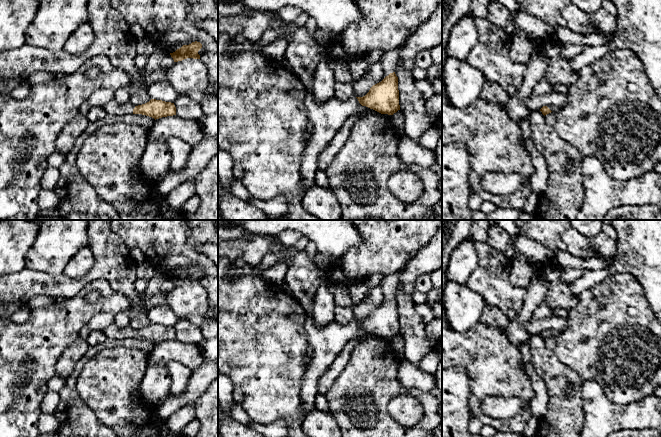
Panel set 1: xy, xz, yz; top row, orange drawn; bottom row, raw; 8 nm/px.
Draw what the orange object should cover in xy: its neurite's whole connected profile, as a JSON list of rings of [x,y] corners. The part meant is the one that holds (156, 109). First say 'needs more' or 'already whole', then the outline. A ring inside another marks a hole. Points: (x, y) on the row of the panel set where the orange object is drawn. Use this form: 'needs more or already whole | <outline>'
needs more | [[[151,99],[149,102],[135,106],[129,101],[124,104],[116,103],[114,100],[102,106],[107,114],[123,115],[123,114],[142,114],[156,119],[176,115],[176,107],[174,103],[162,100]]]

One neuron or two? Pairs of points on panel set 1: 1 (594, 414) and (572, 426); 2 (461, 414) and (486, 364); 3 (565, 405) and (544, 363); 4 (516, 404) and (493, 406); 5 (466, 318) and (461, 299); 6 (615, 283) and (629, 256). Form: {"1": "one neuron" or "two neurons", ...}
{"1": "two neurons", "2": "two neurons", "3": "one neuron", "4": "one neuron", "5": "one neuron", "6": "two neurons"}

